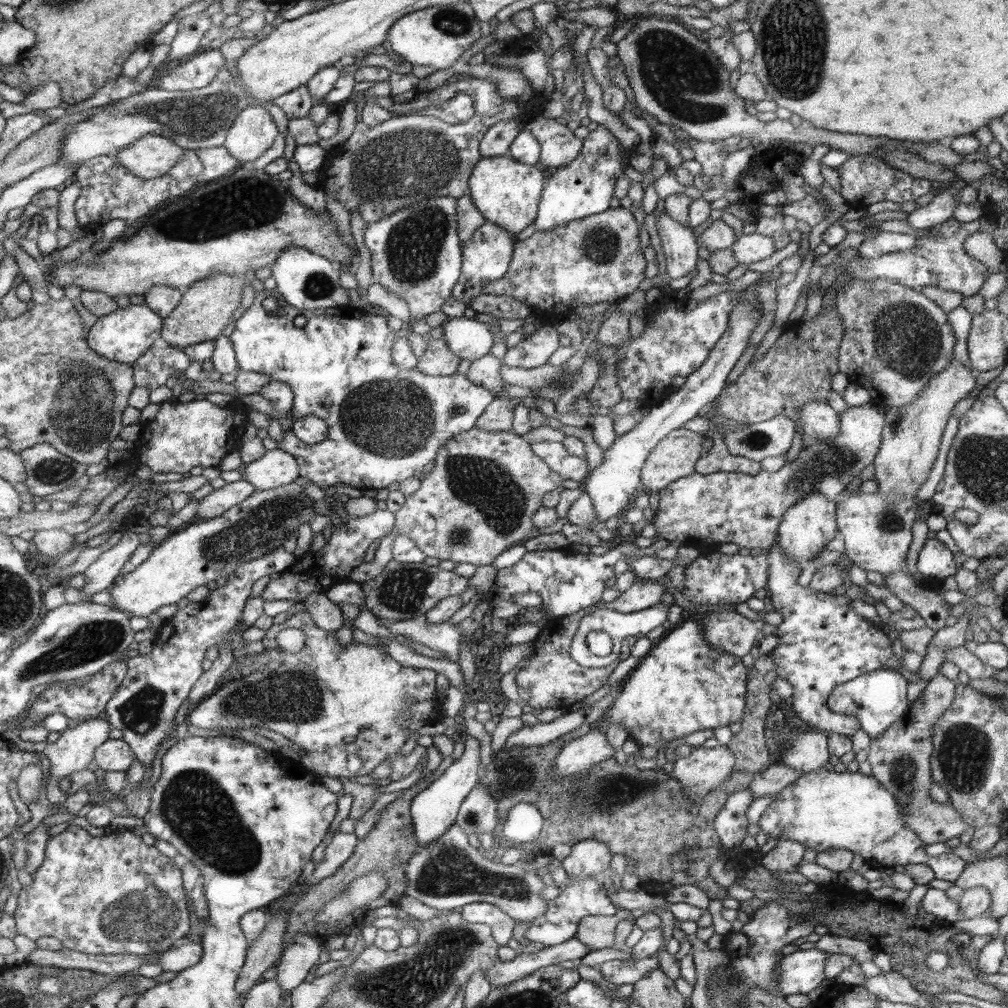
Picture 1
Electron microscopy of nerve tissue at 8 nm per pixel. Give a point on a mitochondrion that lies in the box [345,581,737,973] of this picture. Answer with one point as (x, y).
(451, 871)

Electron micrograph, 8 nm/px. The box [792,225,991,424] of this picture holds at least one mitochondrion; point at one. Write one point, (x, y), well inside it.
(910, 341)

